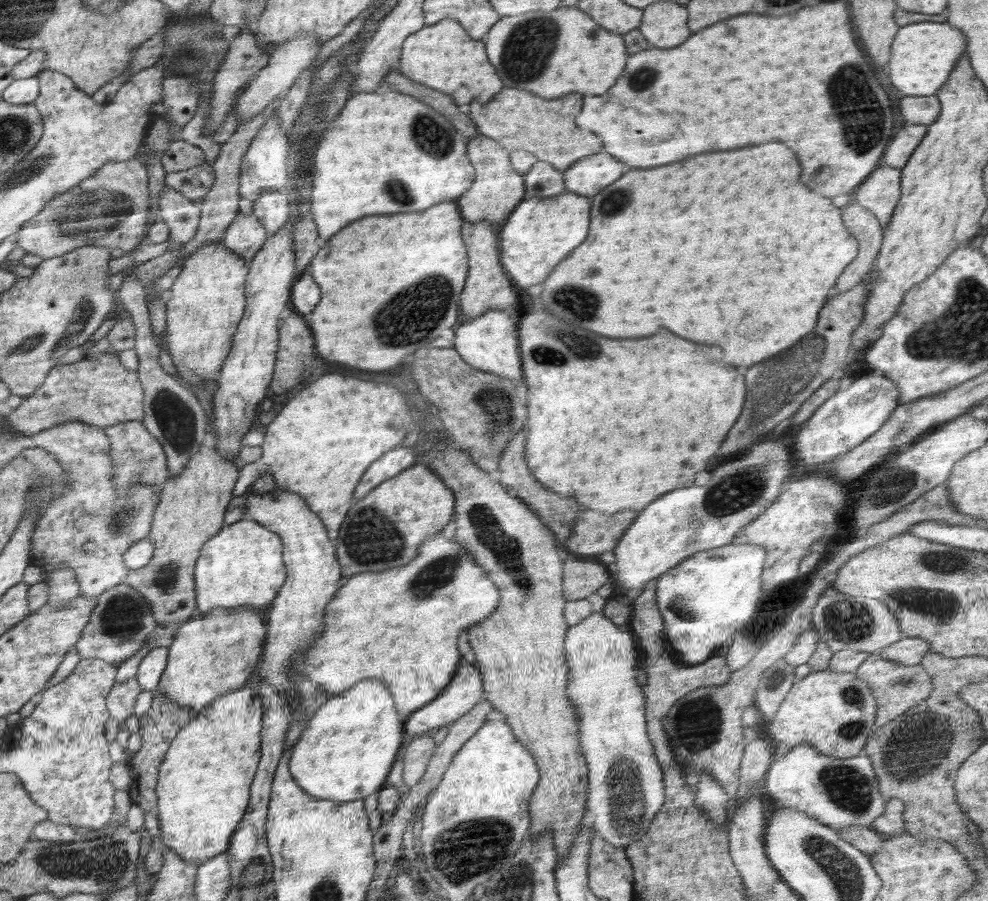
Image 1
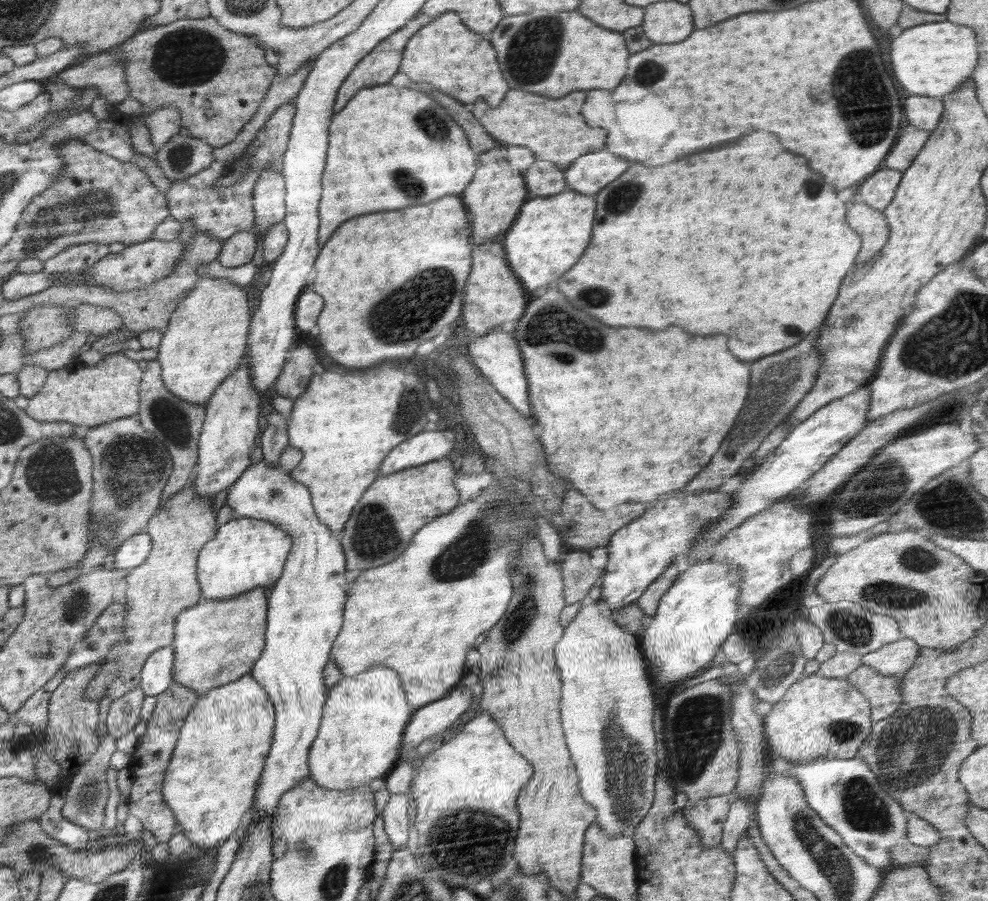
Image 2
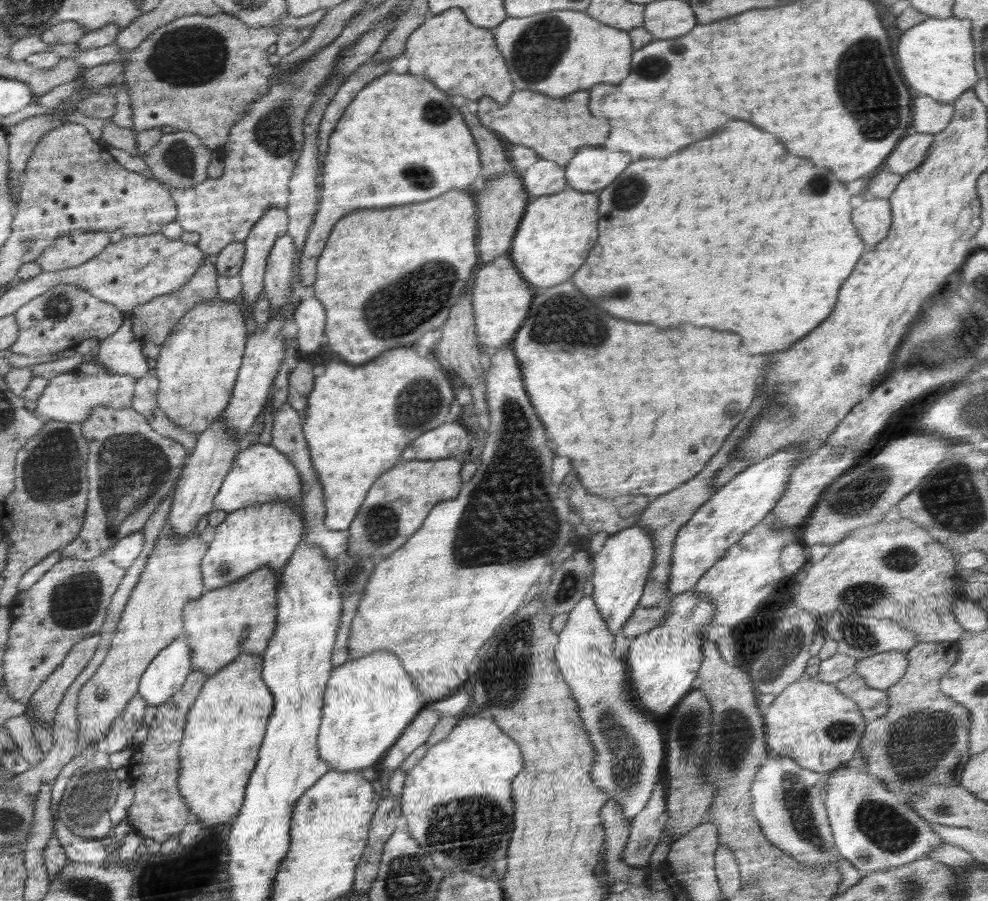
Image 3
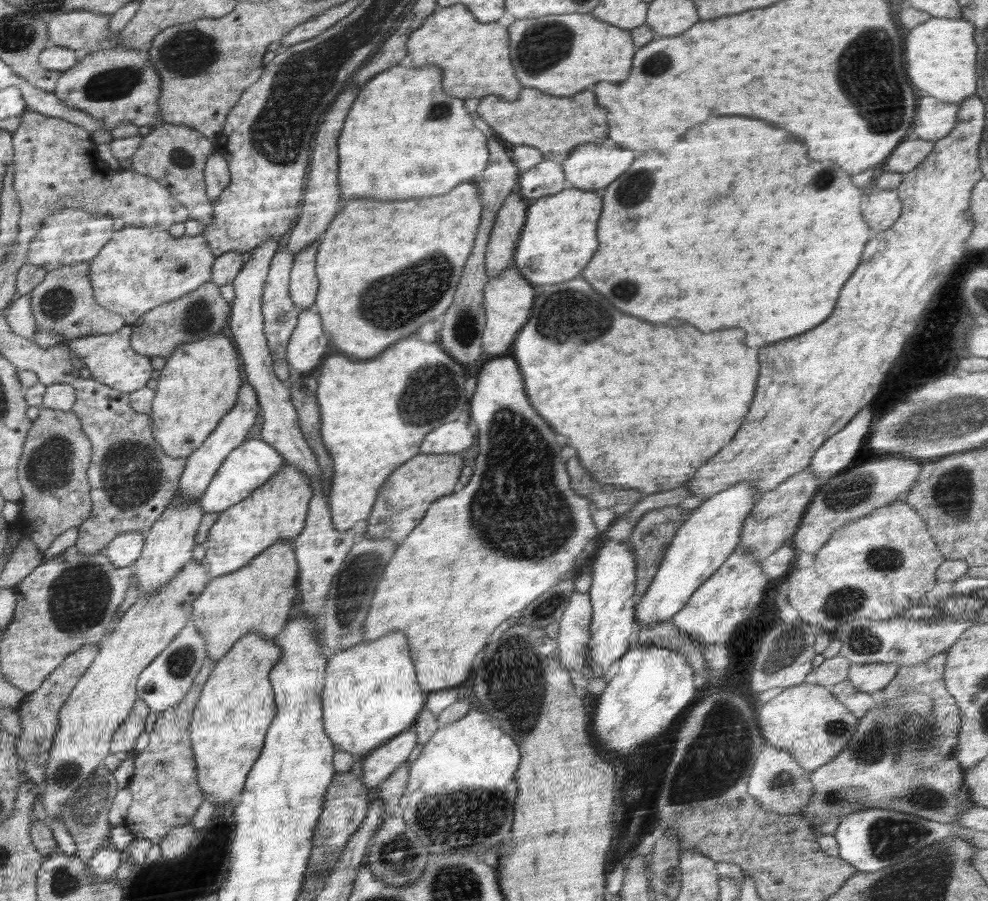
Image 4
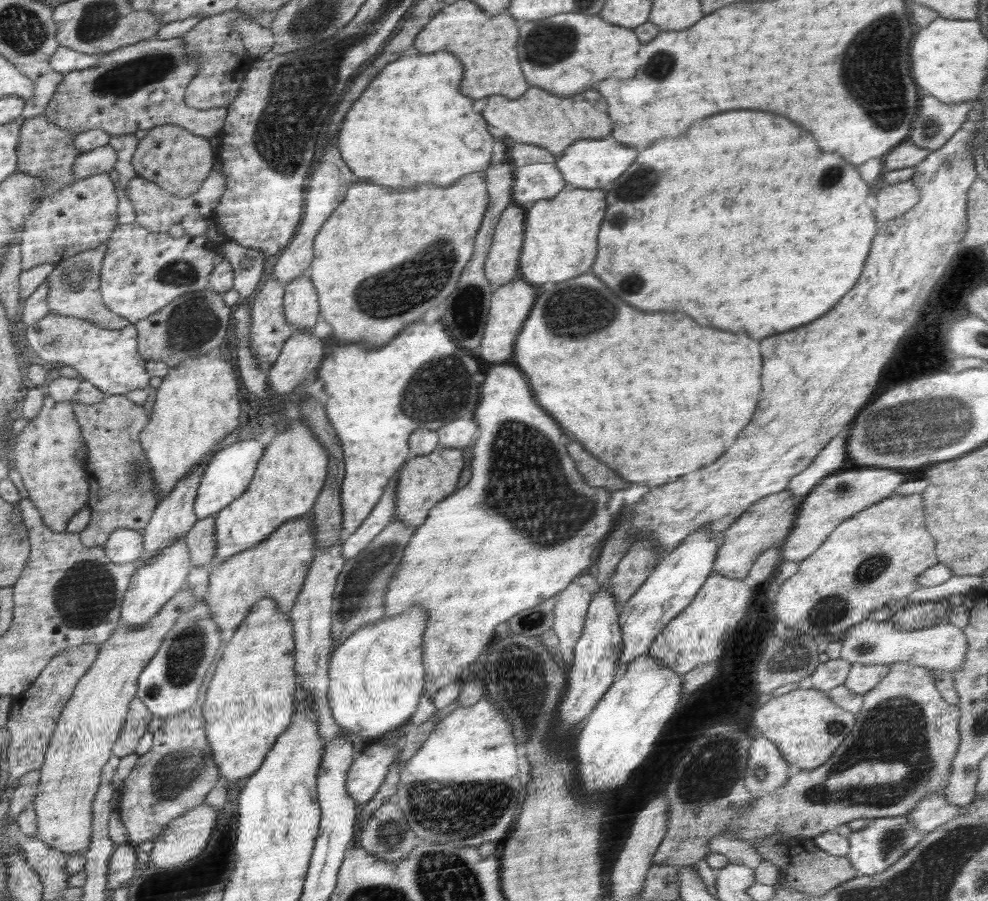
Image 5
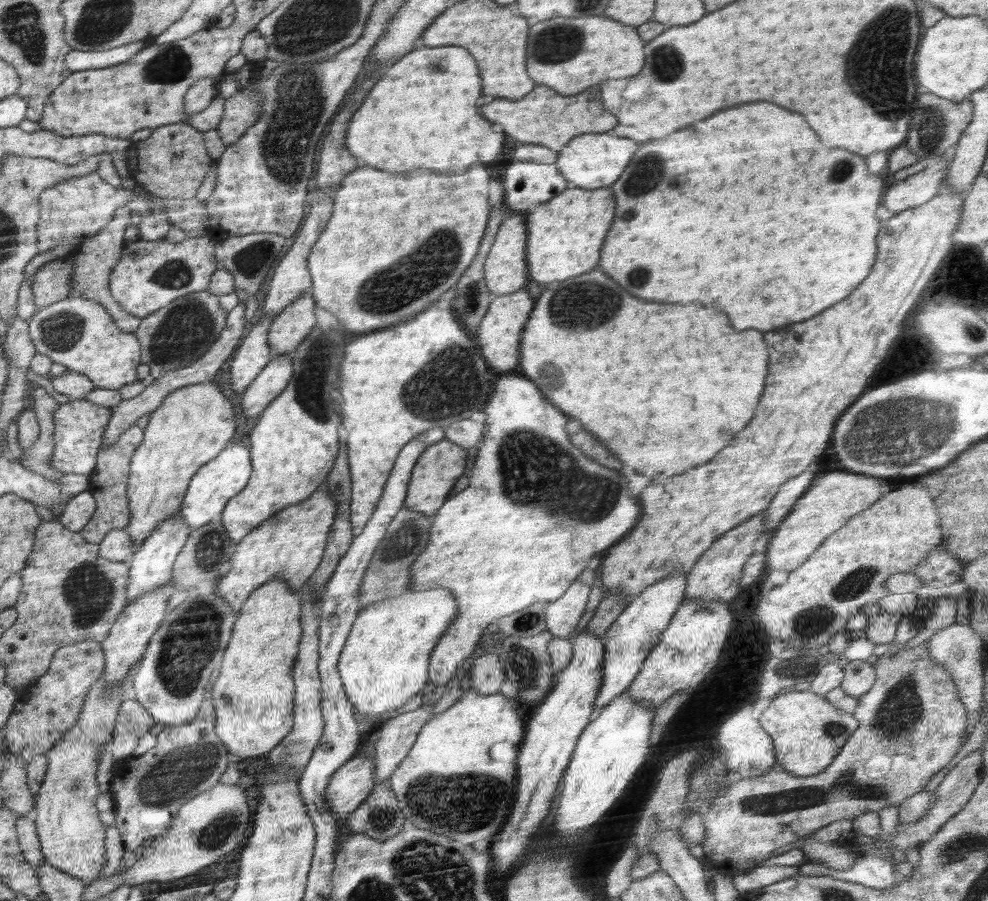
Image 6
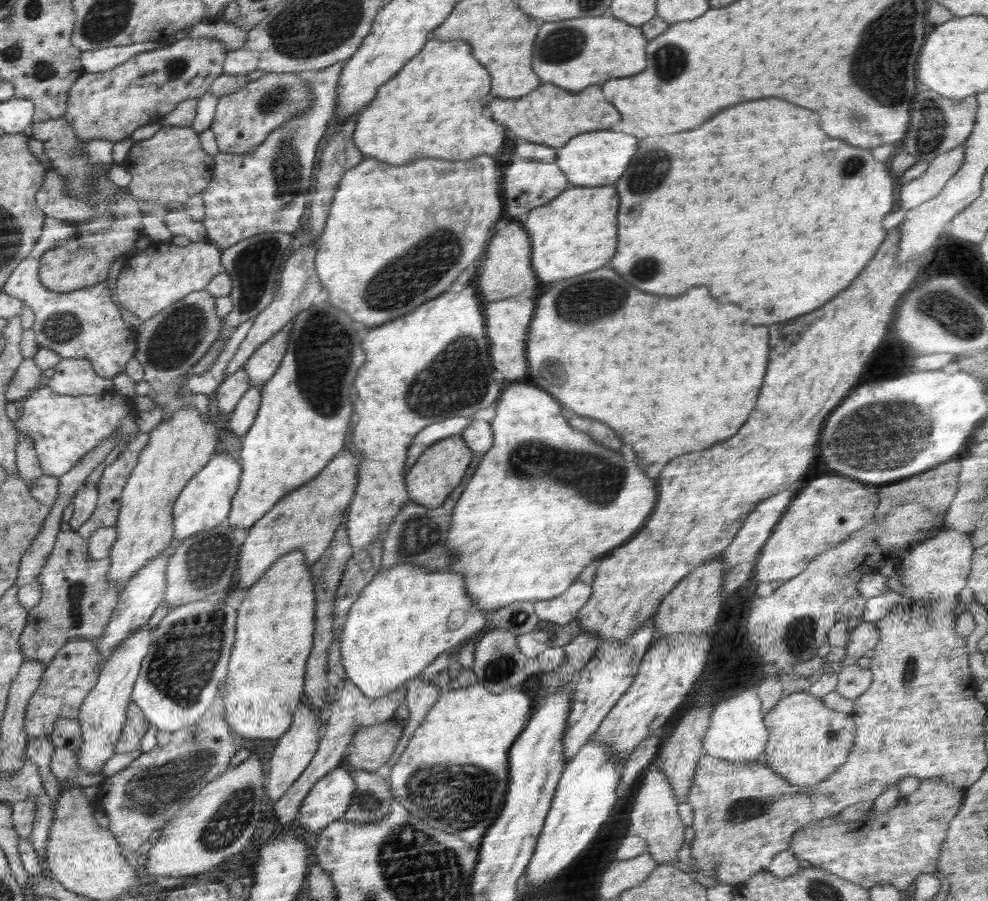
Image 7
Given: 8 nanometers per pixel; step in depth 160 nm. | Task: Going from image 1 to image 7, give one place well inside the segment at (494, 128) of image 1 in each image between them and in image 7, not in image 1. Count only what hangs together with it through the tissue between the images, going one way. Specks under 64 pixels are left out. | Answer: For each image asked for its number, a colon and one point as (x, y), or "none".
2: (553, 129)
3: (555, 128)
4: (555, 126)
5: (537, 118)
6: (543, 117)
7: (558, 115)

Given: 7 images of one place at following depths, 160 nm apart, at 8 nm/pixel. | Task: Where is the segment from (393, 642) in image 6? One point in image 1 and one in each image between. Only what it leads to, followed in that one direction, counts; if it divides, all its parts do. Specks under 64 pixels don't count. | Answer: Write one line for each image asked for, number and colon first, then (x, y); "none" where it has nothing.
1: (351, 741)
2: (364, 716)
3: (370, 701)
4: (371, 695)
5: (376, 676)

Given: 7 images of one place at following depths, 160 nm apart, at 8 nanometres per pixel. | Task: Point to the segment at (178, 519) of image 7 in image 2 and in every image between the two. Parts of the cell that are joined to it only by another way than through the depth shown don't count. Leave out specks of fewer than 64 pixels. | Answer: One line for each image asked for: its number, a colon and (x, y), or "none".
2: (307, 603)
3: (261, 474)
4: (247, 468)
5: (228, 476)
6: (214, 484)

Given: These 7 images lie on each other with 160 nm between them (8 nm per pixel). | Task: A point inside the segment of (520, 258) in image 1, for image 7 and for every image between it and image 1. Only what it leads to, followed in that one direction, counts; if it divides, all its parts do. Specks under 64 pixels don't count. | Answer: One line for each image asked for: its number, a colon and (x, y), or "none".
2: (548, 236)
3: (555, 233)
4: (558, 238)
5: (559, 243)
6: (564, 236)
7: (576, 233)

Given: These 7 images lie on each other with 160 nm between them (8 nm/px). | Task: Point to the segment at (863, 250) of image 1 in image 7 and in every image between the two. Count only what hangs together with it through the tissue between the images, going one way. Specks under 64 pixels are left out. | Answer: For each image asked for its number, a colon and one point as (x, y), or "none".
2: (871, 224)
3: (873, 219)
4: (883, 209)
5: (894, 200)
6: (909, 193)
7: (927, 185)

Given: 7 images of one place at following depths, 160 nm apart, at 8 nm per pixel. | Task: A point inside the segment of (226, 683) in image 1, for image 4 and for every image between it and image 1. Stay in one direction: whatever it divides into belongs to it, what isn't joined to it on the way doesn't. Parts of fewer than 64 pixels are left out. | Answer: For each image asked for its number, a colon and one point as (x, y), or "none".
2: (216, 641)
3: (224, 623)
4: (256, 598)

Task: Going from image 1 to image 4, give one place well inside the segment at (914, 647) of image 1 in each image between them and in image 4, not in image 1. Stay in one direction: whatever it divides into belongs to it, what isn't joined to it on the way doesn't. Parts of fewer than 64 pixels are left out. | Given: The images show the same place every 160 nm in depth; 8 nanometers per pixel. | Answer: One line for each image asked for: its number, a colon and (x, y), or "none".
2: (893, 659)
3: (881, 671)
4: (870, 677)

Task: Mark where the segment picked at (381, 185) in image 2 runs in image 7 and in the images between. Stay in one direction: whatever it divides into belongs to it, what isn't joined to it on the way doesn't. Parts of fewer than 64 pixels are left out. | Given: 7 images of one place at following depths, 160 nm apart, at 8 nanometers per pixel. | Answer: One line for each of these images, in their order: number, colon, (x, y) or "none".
3: (374, 160)
4: (381, 156)
5: (409, 126)
6: (423, 104)
7: (421, 114)

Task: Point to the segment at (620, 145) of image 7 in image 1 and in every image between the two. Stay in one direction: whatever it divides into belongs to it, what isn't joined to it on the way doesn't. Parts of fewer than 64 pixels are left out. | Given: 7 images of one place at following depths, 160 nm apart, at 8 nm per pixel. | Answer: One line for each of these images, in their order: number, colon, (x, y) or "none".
1: (587, 177)
2: (590, 173)
3: (591, 169)
4: (592, 167)
5: (589, 164)
6: (592, 161)

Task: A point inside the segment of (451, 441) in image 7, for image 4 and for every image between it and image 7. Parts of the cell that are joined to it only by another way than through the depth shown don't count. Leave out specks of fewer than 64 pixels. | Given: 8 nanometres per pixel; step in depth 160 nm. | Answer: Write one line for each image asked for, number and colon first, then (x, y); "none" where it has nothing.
4: (405, 497)
5: (424, 481)
6: (437, 469)

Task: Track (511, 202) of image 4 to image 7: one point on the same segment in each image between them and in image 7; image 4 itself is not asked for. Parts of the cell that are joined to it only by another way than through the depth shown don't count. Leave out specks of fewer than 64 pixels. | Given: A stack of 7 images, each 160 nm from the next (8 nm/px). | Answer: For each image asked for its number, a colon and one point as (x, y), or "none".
5: (502, 263)
6: (505, 269)
7: (507, 272)

